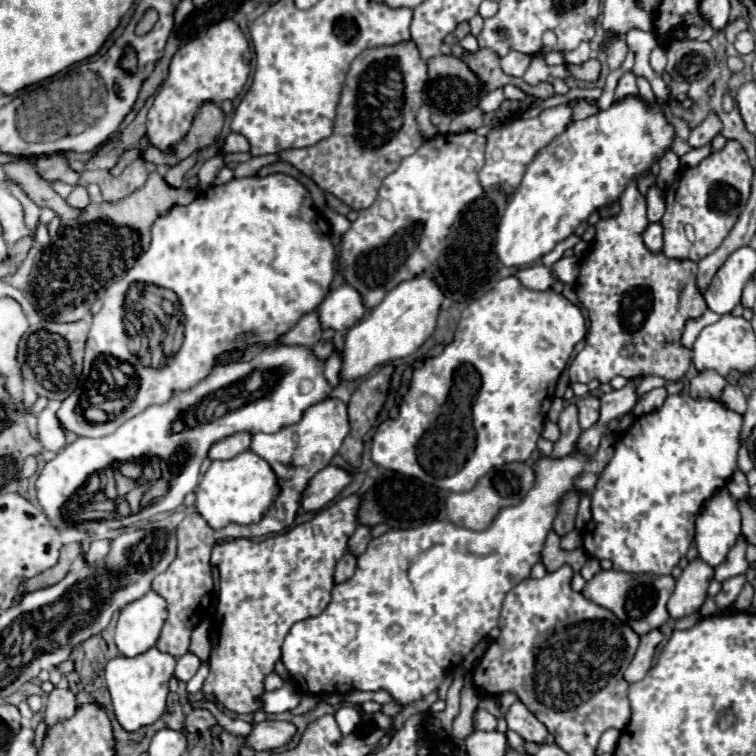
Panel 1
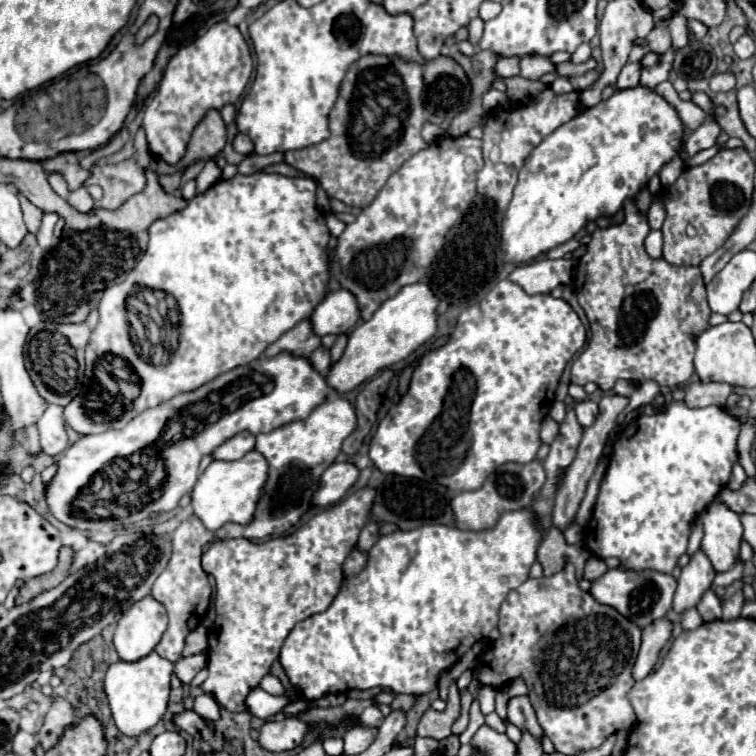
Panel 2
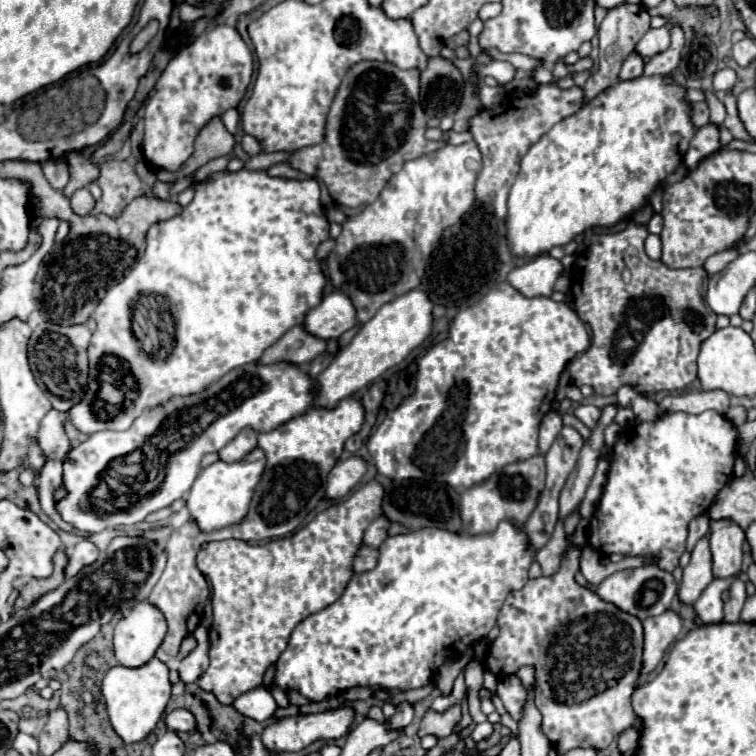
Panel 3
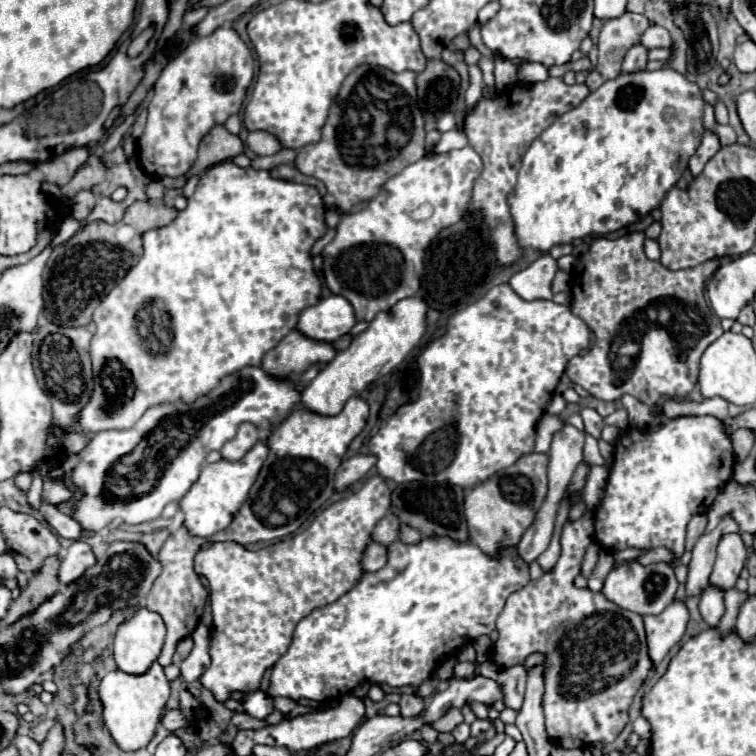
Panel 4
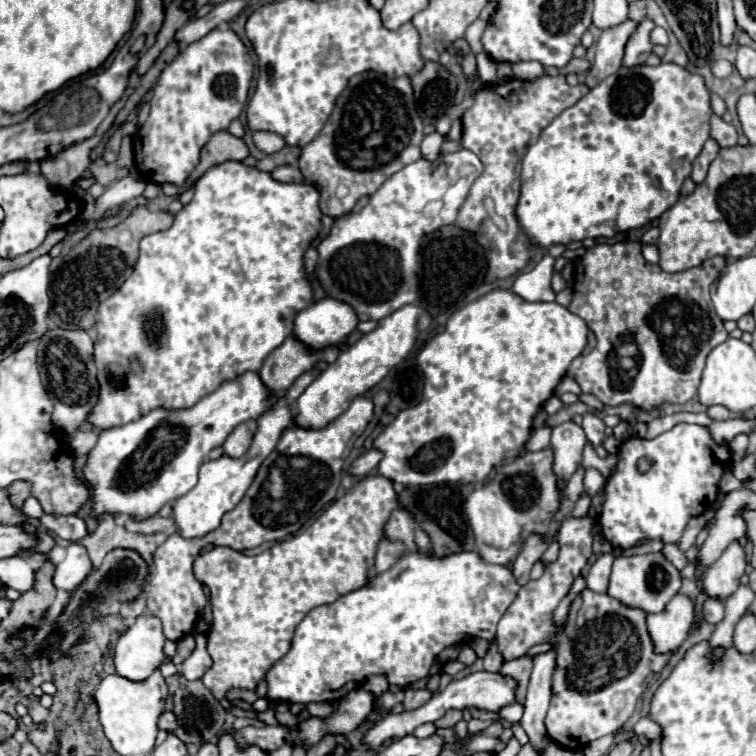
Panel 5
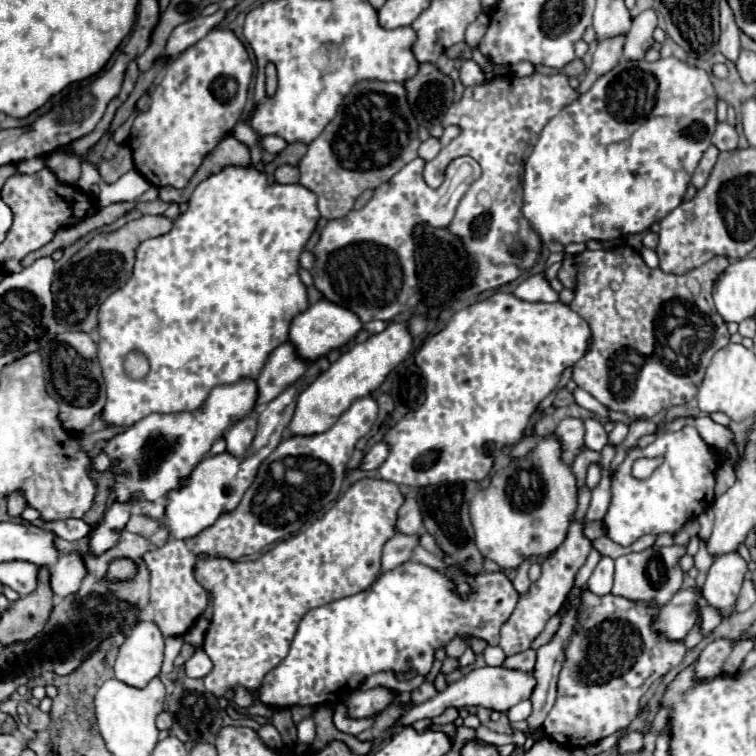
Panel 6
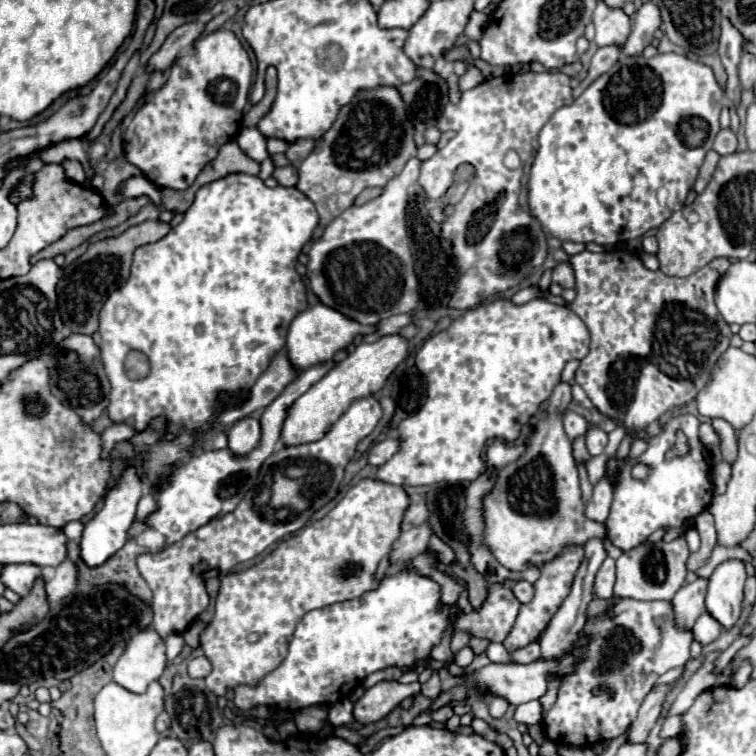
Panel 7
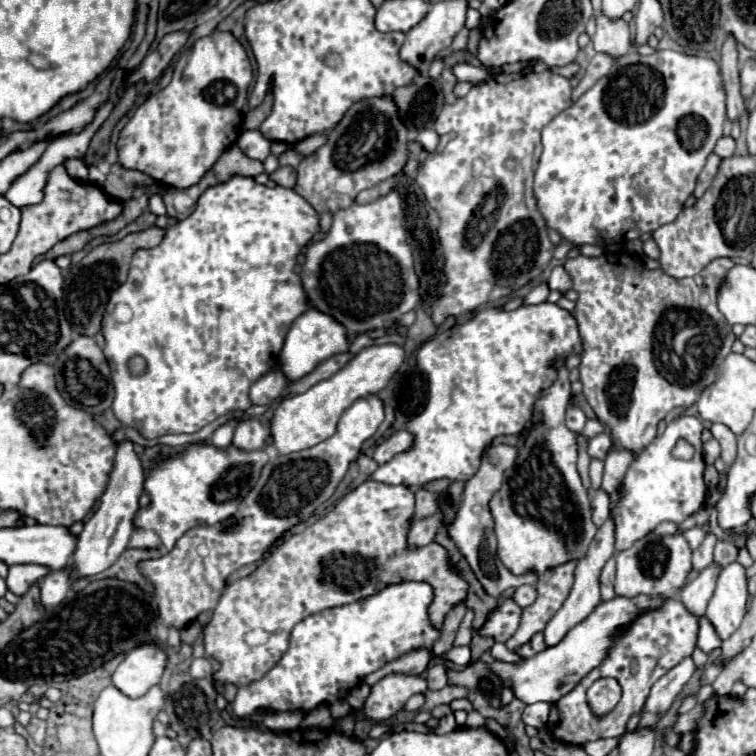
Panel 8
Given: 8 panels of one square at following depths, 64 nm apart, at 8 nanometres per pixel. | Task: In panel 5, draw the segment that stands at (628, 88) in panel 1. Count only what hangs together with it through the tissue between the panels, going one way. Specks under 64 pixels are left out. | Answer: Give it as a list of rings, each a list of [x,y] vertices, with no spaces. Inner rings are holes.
[[[650,18],[640,20],[638,30],[626,44],[624,52],[624,66],[636,66],[636,64],[646,64],[646,58],[652,52],[652,42],[650,42],[650,30],[654,28],[654,22]]]

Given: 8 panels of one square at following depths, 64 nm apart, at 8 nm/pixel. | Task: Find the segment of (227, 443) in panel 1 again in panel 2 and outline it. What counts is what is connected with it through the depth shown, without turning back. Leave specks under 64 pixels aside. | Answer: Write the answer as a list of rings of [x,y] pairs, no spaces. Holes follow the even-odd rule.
[[[240,432],[236,436],[228,438],[224,444],[220,444],[210,456],[214,460],[238,460],[246,452],[254,450],[254,442],[256,442],[256,438],[250,432]]]

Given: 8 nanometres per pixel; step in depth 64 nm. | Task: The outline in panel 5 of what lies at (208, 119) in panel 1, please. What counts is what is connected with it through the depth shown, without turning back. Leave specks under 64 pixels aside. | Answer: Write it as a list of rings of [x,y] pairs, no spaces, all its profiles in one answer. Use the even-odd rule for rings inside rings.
[[[220,130],[220,132],[212,134],[212,138],[208,140],[208,144],[202,148],[202,152],[200,152],[200,164],[194,168],[194,172],[190,174],[190,178],[186,180],[186,184],[180,190],[174,184],[164,184],[162,190],[164,190],[164,194],[180,194],[190,184],[194,184],[208,168],[212,168],[216,164],[222,164],[226,160],[238,160],[240,162],[246,156],[248,156],[248,146],[244,144],[244,140],[232,136],[228,130]]]

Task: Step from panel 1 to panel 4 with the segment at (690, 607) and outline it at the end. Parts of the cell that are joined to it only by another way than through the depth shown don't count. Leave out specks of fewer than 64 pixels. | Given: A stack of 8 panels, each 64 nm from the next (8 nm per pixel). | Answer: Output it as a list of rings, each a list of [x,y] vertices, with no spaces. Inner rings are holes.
[[[724,518],[712,532],[700,536],[692,550],[692,560],[688,564],[688,578],[686,578],[686,596],[700,596],[702,590],[710,584],[710,572],[716,560],[716,544],[722,534],[738,532],[738,524],[732,518]]]

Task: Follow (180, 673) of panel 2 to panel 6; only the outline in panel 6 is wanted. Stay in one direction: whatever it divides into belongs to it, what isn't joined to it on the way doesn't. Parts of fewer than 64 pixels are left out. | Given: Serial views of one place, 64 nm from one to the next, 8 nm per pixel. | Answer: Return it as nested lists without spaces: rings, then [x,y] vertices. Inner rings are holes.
[[[198,648],[194,656],[184,664],[184,670],[190,678],[204,678],[212,670],[212,660],[208,658],[208,654],[202,648]]]

